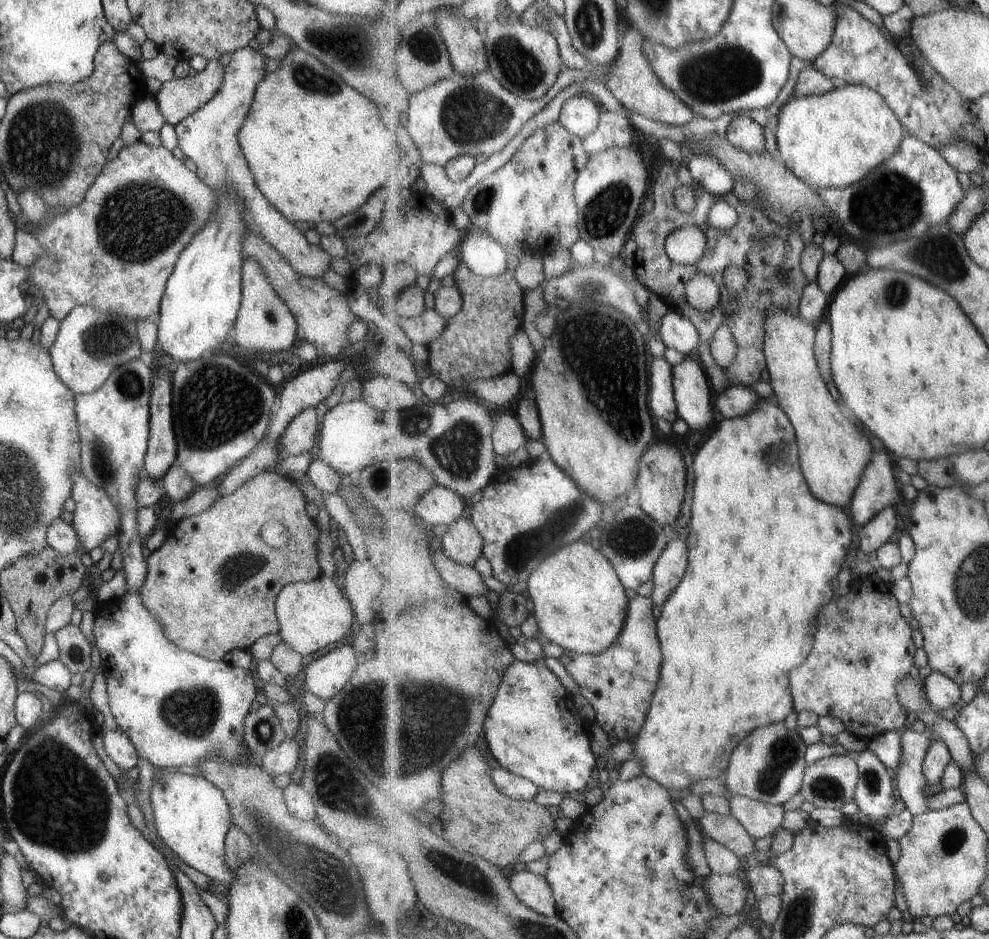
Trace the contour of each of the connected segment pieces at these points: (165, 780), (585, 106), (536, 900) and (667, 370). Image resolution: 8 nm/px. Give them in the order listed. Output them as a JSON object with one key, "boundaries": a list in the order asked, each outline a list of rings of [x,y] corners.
{"boundaries":[[[[177,771],[158,776],[150,790],[153,824],[162,844],[191,868],[212,880],[231,882],[234,872],[224,864],[224,834],[231,826],[222,792],[201,775]]],[[[591,94],[575,95],[563,105],[560,121],[569,132],[587,138],[600,127],[602,113],[599,105]]],[[[518,867],[509,879],[517,898],[526,907],[546,917],[558,914],[556,896],[545,877],[532,873],[525,867]]],[[[665,357],[650,362],[650,403],[655,417],[673,424],[680,418],[674,392],[674,368]]]]}

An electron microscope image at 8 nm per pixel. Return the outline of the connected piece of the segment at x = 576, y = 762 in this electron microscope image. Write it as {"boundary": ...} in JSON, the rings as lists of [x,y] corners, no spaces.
{"boundary":[[[516,659],[504,674],[500,690],[497,691],[488,718],[485,719],[485,738],[492,756],[501,767],[532,780],[540,788],[566,796],[583,795],[595,783],[596,758],[588,726],[576,712],[575,704],[576,699],[543,659],[535,662]]]}

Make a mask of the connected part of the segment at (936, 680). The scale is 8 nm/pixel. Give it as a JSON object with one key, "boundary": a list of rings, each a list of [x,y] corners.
{"boundary":[[[931,670],[925,678],[924,688],[928,699],[937,709],[951,708],[951,706],[959,704],[961,696],[963,696],[963,690],[957,681],[935,670]]]}

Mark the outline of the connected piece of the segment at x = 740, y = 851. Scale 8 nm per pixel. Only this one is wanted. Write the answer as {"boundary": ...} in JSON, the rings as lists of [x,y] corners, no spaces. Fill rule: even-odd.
{"boundary":[[[706,811],[699,826],[707,838],[729,847],[743,860],[749,854],[755,854],[755,839],[732,814],[725,816]]]}

